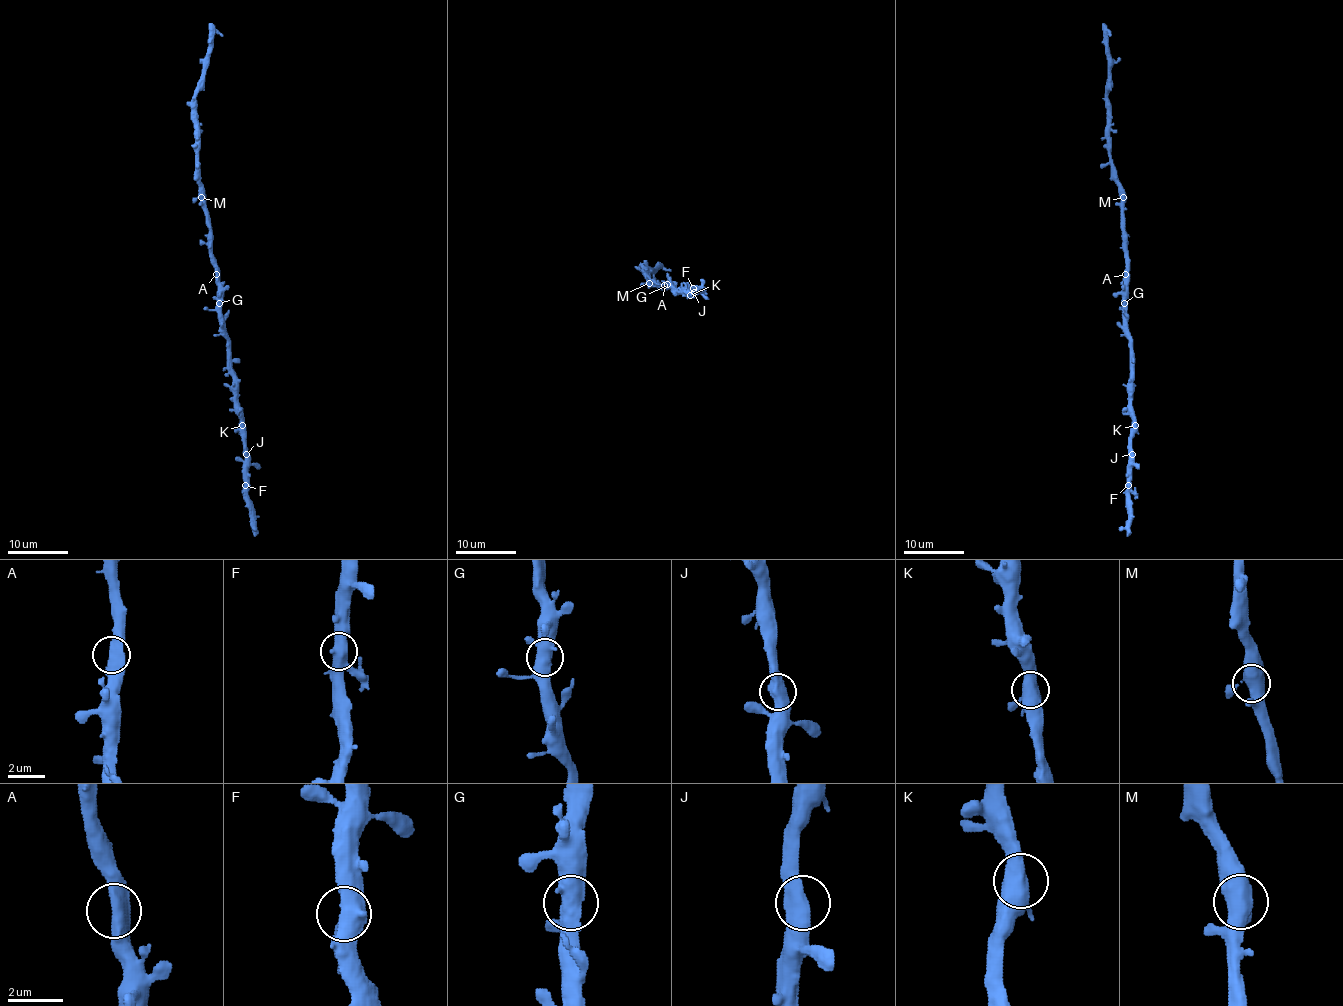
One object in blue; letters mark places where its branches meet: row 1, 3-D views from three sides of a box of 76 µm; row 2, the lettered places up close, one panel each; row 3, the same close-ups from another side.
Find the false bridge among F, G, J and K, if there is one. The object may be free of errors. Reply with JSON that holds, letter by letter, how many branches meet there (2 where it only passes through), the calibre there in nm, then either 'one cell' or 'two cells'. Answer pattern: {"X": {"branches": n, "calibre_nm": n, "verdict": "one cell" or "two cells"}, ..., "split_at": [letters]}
{"F": {"branches": 3, "calibre_nm": 550, "verdict": "one cell"}, "G": {"branches": 3, "calibre_nm": 550, "verdict": "one cell"}, "J": {"branches": 2, "calibre_nm": 600, "verdict": "one cell"}, "K": {"branches": 3, "calibre_nm": 500, "verdict": "one cell"}, "split_at": []}

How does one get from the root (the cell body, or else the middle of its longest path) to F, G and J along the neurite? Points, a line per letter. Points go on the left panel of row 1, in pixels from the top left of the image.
F: (219, 274), (220, 333), (227, 339), (228, 372), (233, 377), (234, 404), (240, 419), (245, 485)
G: (219, 274), (219, 303)
J: (219, 274), (220, 333), (227, 339), (228, 372), (233, 377), (234, 404), (246, 454)

